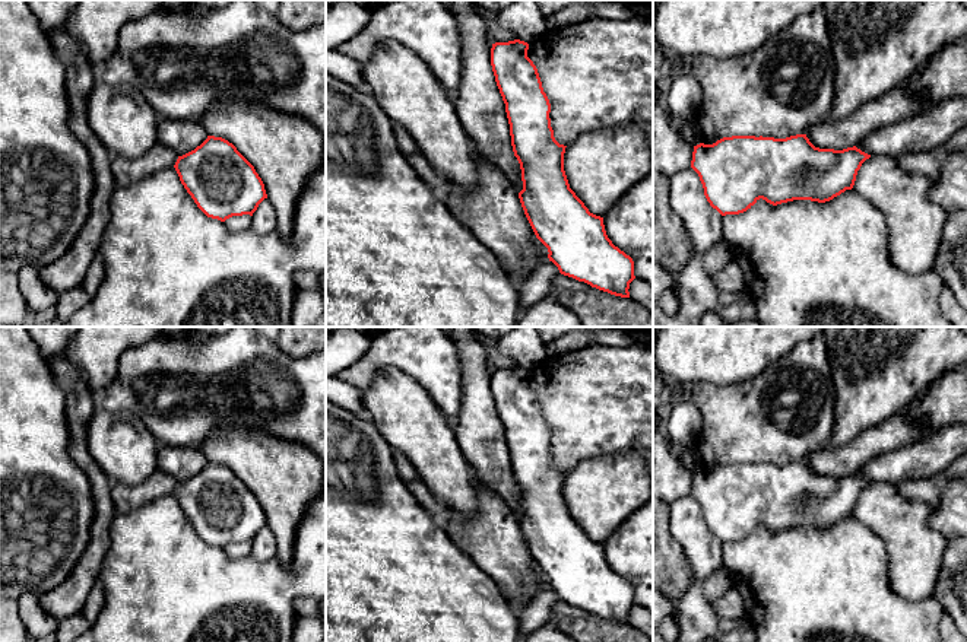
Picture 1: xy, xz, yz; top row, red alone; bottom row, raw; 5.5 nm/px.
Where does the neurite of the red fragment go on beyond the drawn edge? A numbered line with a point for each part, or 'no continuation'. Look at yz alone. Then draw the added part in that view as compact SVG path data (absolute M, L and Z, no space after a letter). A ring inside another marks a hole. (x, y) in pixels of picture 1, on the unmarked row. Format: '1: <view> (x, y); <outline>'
no continuation

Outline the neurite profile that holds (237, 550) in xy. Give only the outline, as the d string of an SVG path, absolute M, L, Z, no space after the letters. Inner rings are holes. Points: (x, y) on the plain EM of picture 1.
M250 541L232 543L226 546L223 550L232 559L244 559L251 553L251 543Z

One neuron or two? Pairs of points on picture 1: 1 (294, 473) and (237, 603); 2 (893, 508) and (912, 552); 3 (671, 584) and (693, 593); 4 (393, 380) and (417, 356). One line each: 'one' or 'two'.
1: two
2: one
3: two
4: two

